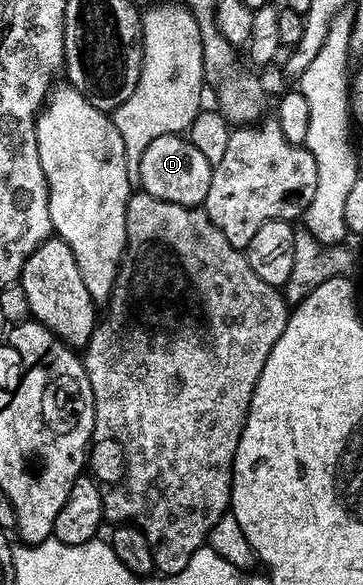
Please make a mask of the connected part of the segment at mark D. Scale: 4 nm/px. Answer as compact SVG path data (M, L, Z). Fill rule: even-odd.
M184 135L155 138L147 150L143 150L143 158L139 166L139 184L144 192L155 198L163 198L167 202L175 202L179 206L195 208L204 205L207 190L211 186L213 165L203 158L200 150Z

